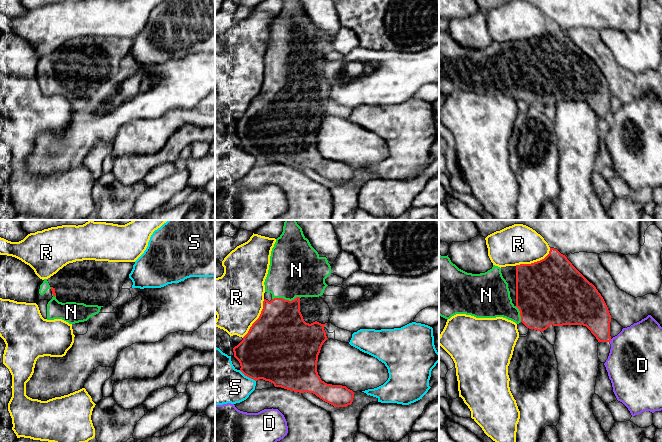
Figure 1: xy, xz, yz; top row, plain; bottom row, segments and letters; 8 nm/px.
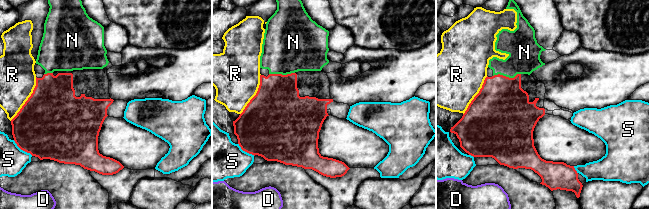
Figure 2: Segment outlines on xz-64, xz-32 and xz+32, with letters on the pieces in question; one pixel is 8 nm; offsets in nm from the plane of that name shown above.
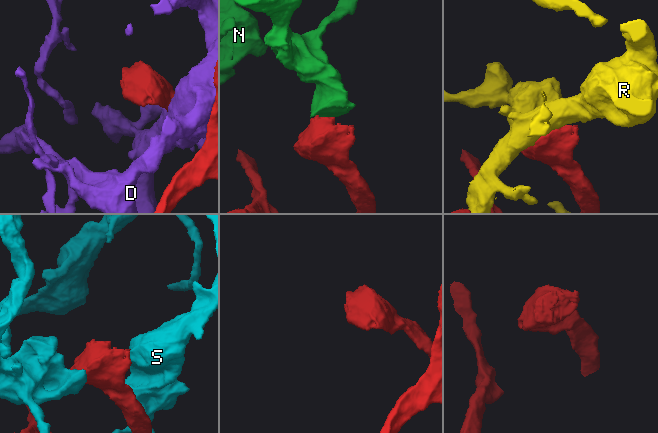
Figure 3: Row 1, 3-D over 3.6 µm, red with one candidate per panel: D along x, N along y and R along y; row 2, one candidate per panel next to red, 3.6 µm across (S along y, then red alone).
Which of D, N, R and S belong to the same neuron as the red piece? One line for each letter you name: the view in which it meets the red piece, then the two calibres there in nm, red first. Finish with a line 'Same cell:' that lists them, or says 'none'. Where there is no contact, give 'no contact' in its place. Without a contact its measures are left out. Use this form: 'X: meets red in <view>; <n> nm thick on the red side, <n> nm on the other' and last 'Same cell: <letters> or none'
N: meets red in xz; 400 nm thick on the red side, 420 nm on the other
Same cell: N

